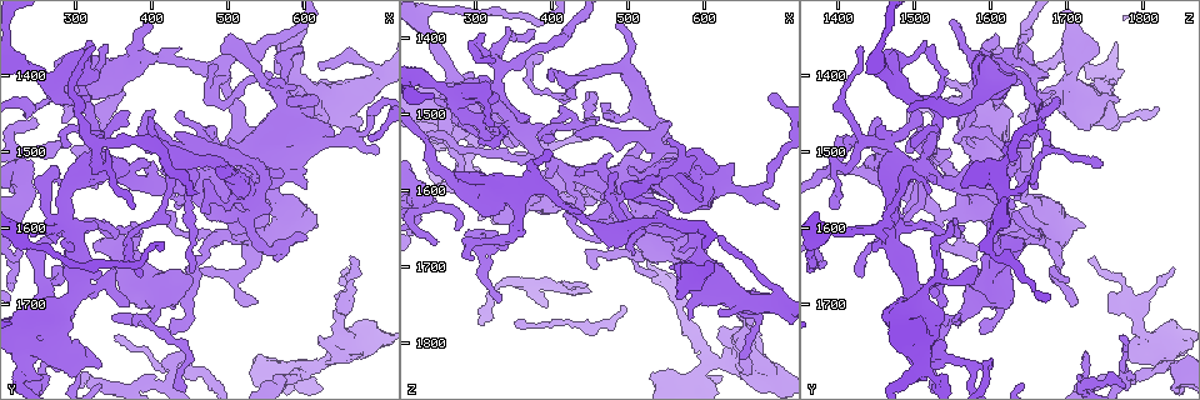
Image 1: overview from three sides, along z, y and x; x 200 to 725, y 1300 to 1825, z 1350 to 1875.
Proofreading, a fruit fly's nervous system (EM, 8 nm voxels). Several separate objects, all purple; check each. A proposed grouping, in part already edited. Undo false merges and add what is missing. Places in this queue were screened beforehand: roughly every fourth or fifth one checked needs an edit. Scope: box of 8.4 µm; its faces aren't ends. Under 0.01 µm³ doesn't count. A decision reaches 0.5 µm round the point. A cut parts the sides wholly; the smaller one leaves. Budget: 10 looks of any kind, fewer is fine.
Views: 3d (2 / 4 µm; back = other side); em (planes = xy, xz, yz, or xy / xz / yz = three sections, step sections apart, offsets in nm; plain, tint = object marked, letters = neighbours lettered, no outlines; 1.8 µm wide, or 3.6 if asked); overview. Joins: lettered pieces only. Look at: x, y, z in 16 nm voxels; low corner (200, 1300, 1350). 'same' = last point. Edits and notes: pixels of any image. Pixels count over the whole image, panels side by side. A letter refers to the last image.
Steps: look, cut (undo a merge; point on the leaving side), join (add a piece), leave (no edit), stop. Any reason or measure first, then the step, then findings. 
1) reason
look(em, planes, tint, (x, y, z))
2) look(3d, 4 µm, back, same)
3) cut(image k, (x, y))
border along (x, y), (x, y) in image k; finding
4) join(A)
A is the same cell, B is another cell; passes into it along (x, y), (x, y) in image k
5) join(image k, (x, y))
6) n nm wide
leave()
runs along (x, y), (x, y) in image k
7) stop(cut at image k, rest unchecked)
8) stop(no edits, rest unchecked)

thin end
look(3d, 2 µm, (665, 1640, 1725))

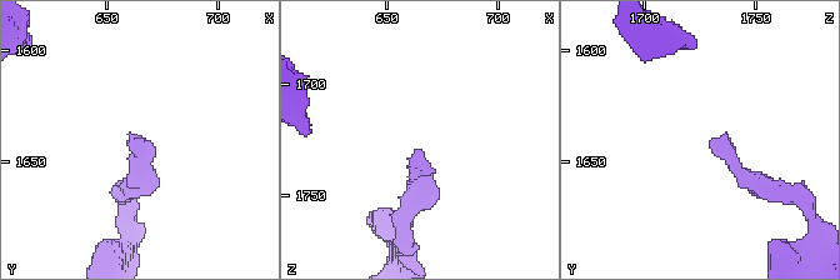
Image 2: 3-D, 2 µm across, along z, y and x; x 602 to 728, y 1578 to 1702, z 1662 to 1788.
look(em, planes, letters, (663, 1640, 1730))

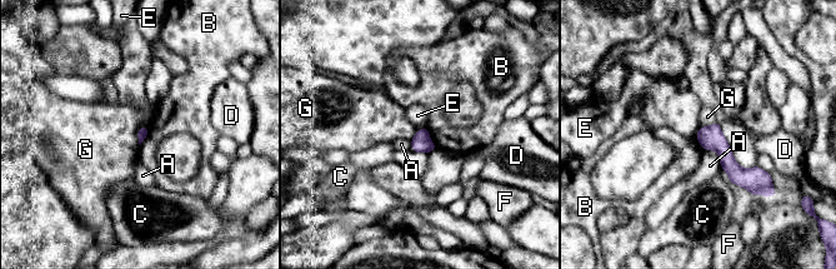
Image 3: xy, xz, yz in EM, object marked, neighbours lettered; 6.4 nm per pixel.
leave()
A, B, C, D, E, F and G are other cells; border along (700, 128), (695, 135) in image 3; no lettered piece goes on from it

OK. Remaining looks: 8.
branch stops here
look(3d, 4 µm, (660, 1655, 1840))

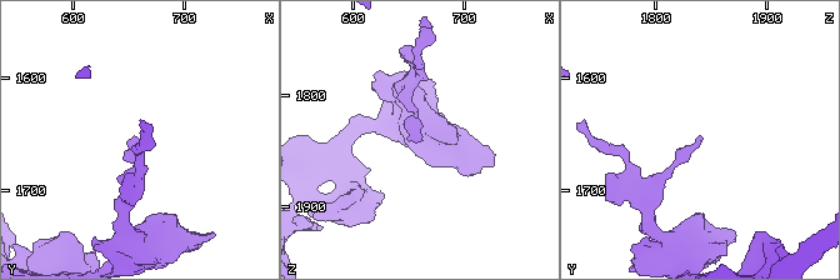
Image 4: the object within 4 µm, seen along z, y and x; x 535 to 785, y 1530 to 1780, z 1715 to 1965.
look(em, planes, letters, (658, 1652, 1840))

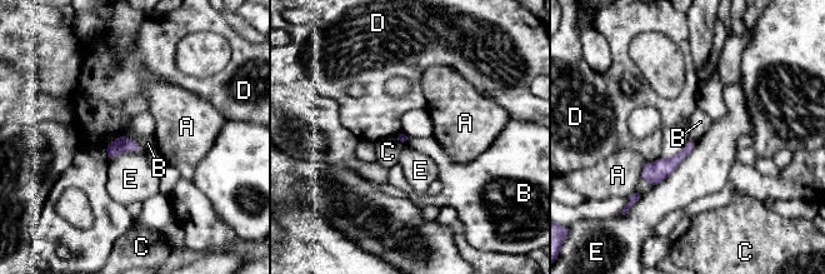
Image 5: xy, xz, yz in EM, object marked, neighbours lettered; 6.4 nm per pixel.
E touches over 400 nm
leave()
A, B, C, D and E are other cells; none of them fits

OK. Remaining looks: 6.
tapers out
look(em, yz, step 8, letters, (350, 1740, 1775))

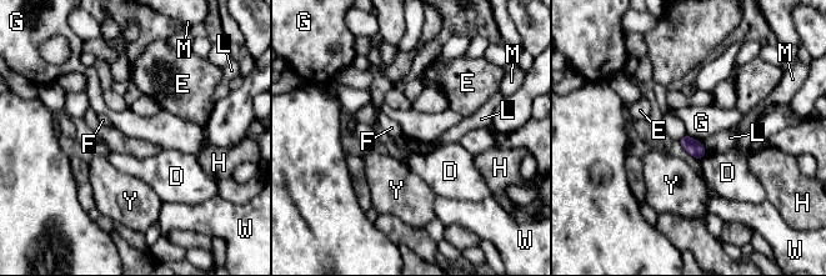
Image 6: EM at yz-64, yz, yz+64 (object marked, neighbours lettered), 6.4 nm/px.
look(em, planes, letters, same)

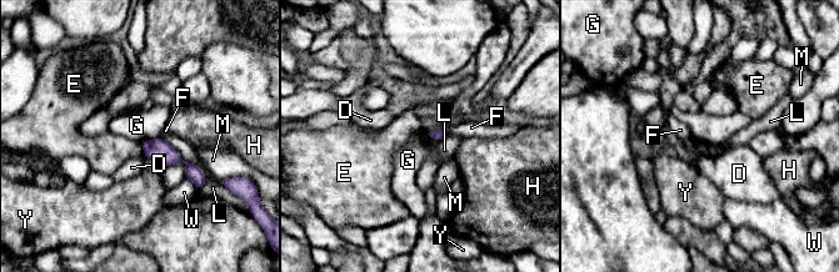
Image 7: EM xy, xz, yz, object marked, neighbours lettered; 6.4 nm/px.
leave()
D, E, F, G, H, L, M, W and Y are other cells; border along (160, 136), (141, 142) in image 7; no lettered piece goes on from it

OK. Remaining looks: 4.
looks like a crossing
look(3d, 4 µm, (285, 1585, 1470))

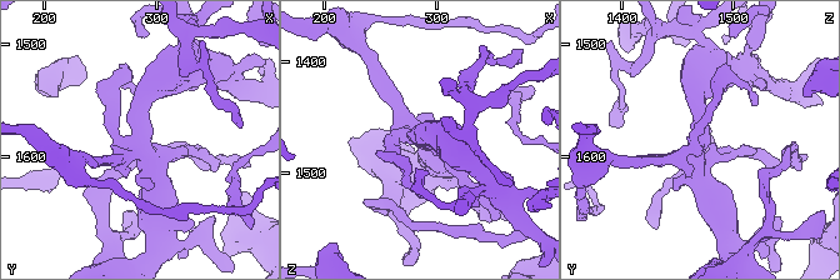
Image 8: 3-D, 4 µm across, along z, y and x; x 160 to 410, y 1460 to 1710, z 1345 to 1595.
need the tissue
look(em, planes, tint, (284, 1588, 1466))

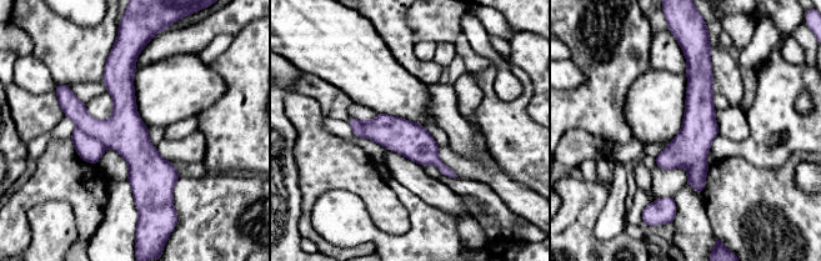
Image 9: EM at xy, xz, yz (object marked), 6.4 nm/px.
see the neighbours
look(em, planes, letters, same)

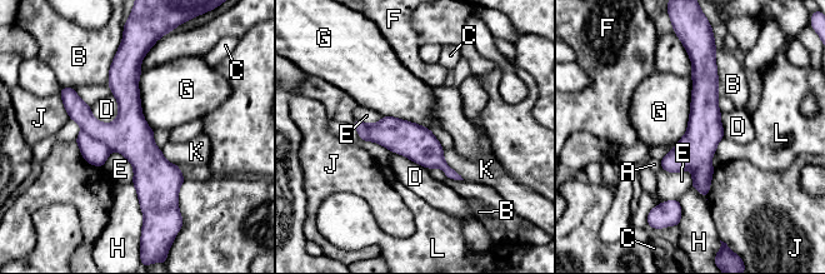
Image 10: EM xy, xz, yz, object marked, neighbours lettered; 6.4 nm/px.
leave()
A, B, C, D, E, F, G, H, J, K and L are other cells; border along (691, 76), (688, 130), (675, 144) in image 10; one neuron here

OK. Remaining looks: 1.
stop(no edits, rest unchecked)

